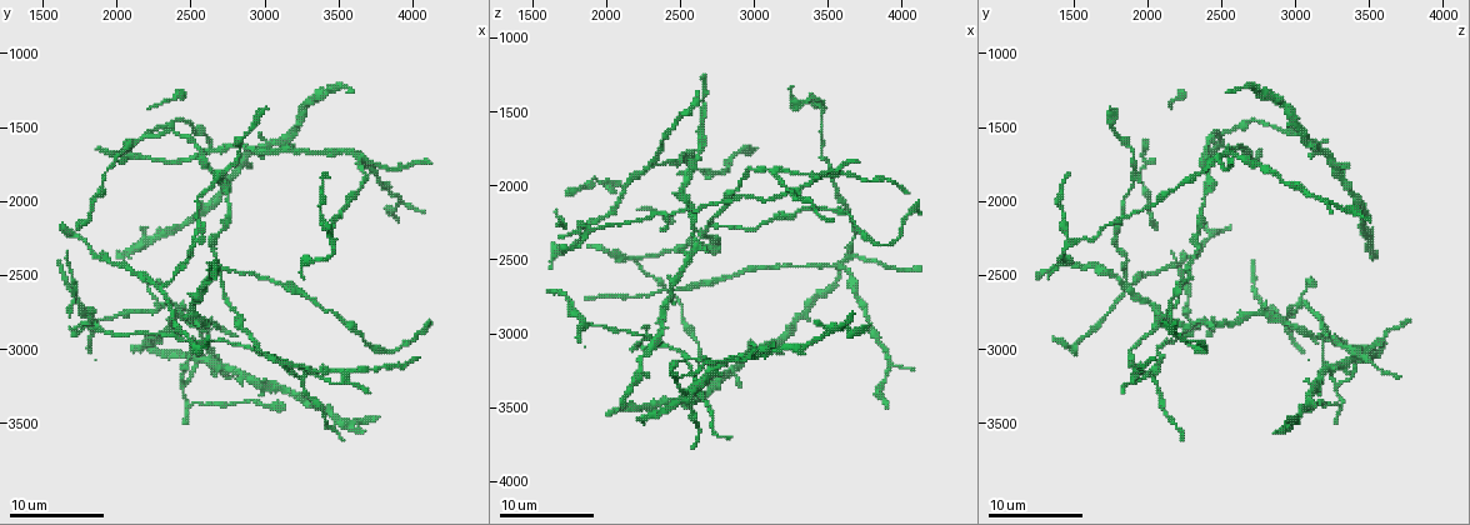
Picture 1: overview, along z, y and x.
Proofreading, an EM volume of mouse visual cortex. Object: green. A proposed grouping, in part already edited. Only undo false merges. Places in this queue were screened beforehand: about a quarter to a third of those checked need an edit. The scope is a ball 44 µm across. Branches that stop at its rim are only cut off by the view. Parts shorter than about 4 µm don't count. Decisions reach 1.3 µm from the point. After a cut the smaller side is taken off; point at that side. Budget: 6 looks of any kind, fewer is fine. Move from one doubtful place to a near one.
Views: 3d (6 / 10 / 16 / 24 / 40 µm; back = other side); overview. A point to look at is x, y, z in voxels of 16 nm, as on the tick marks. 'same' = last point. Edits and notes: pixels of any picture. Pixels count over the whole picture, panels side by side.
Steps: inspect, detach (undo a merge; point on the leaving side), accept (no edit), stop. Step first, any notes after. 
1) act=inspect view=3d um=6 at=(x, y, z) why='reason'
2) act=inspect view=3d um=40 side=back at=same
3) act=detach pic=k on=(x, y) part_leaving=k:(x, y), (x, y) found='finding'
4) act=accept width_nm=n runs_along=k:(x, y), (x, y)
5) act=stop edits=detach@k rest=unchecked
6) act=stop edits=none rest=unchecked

act=inspect view=3d um=16 at=(2300, 2740, 3000) why='looks like a crossing'

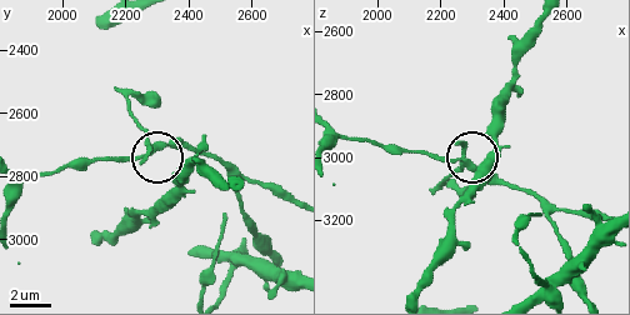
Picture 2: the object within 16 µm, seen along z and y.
act=detach pic=2 on=(136, 121) arms=4 found='two cells meet here'

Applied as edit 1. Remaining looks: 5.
act=inspect view=3d um=6 at=(2540, 2780, 3160) why='branch point'

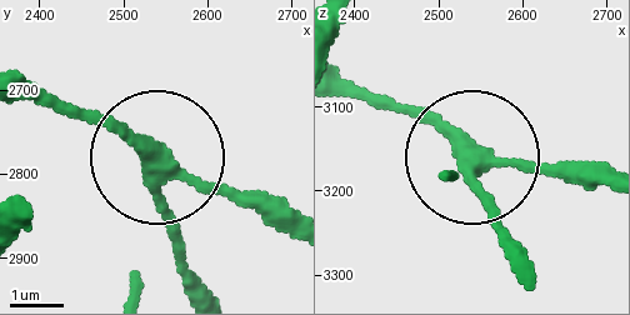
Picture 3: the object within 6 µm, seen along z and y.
act=accept side_arm_um=5 runs_along=3:(341, 80), (435, 116), (489, 156), (591, 165) found='one cell here'

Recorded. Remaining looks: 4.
act=inspect view=3d um=10 at=(3260, 3160, 2040) why='four or more arms meet'

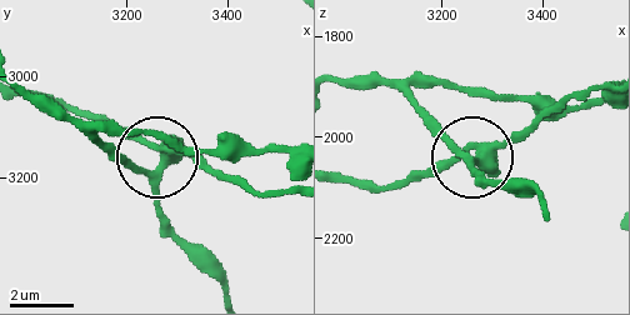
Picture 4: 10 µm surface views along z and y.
act=detach pic=4 on=(448, 164) arms=4 part_leaving=4:(488, 146), (385, 186), (336, 178) found='two cells meet here'

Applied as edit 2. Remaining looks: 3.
act=stop edits=detach@2,detach@4 rest=unchecked

